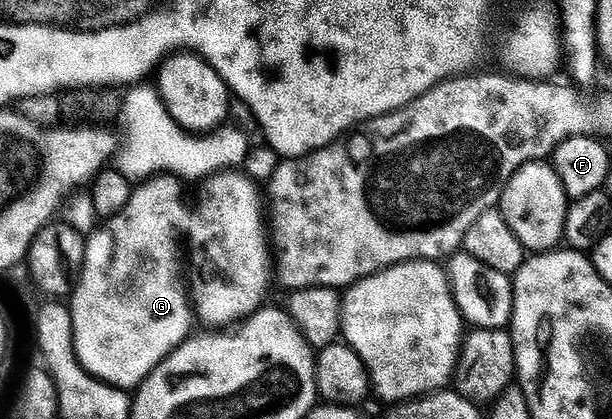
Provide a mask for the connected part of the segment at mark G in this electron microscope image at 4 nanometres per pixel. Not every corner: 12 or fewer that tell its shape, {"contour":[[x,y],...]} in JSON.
{"contour":[[152,176],[86,240],[75,354],[134,390],[196,324],[183,181]]}

